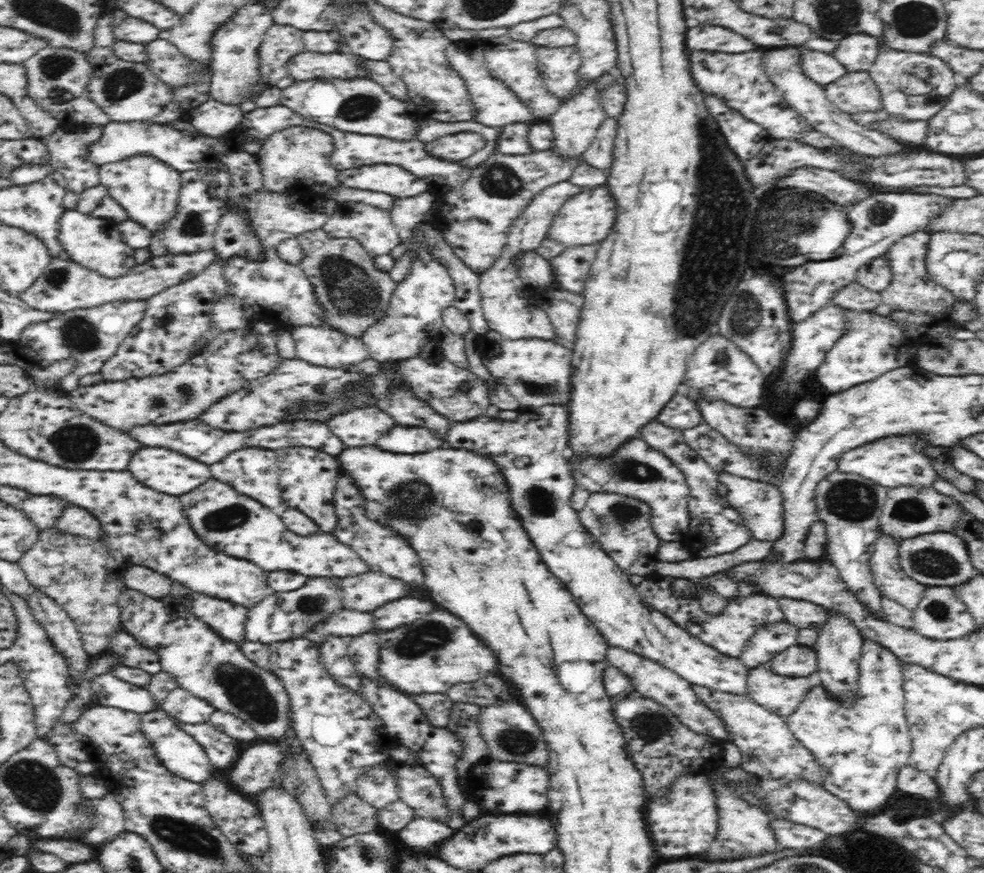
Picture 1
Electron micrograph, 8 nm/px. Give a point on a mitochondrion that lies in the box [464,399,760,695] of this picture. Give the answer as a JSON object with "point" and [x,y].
{"point":[620,515]}

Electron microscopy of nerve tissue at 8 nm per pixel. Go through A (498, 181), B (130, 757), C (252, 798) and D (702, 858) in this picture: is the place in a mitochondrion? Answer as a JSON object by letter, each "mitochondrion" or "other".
{"A":"mitochondrion","B":"other","C":"other","D":"other"}

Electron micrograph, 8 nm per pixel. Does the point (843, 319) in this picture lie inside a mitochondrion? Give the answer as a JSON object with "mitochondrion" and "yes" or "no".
{"mitochondrion":"no"}

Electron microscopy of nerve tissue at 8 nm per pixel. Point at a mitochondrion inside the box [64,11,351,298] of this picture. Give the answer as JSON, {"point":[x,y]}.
{"point":[119,84]}

